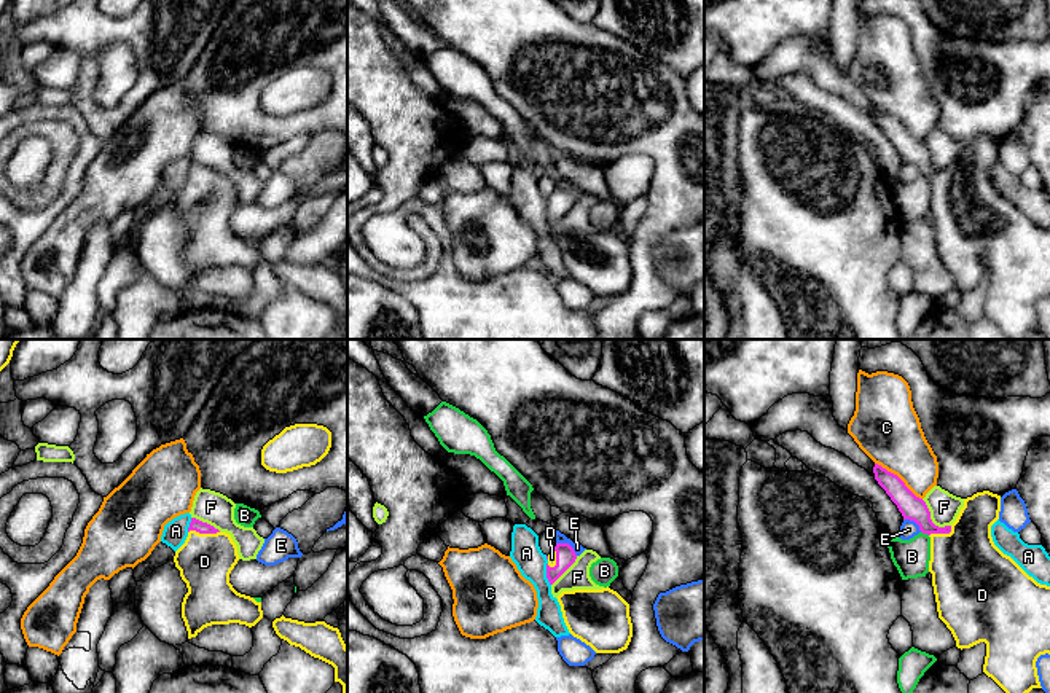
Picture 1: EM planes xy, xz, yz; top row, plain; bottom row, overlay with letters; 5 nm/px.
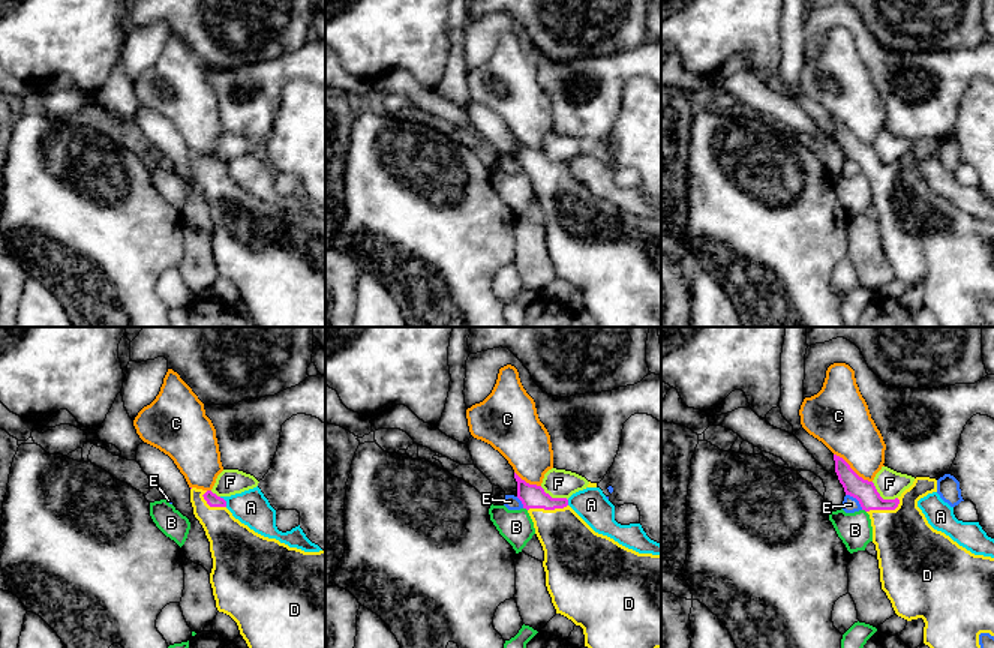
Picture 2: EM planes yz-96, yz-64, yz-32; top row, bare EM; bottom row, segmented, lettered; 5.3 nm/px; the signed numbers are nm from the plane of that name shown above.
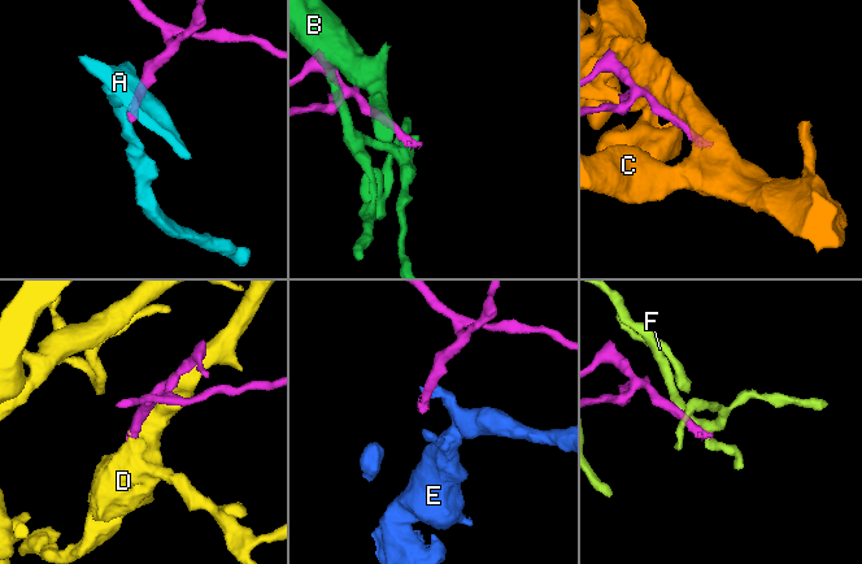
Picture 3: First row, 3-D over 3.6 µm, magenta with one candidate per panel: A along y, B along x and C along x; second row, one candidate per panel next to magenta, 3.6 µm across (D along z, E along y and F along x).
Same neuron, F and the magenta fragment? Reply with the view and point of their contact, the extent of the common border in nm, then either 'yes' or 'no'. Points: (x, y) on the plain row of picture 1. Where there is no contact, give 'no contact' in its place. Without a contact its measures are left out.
yz (931, 163) | 200 nm | no

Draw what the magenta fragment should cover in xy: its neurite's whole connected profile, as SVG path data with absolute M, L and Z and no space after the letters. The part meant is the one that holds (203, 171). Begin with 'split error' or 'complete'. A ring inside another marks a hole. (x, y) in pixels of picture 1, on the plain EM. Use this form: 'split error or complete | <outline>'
split error | M191 161L188 180L174 199L188 231L182 245L188 282L212 268L252 271L263 261L261 245L237 236L229 226L237 204L237 190L229 177Z

